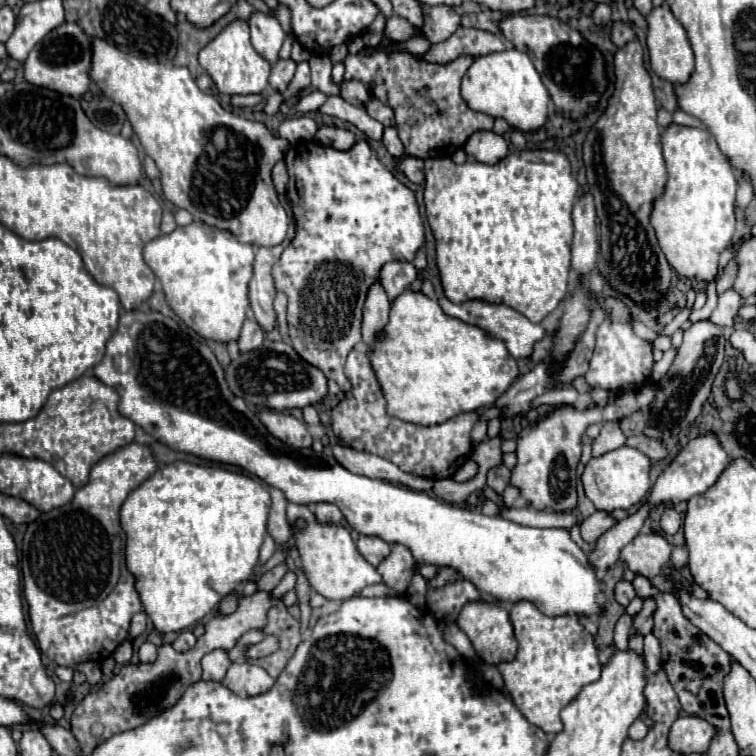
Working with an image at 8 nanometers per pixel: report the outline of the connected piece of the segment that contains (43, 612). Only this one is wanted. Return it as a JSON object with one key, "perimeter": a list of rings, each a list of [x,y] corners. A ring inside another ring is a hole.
{"perimeter":[[[130,443],[118,449],[116,453],[106,455],[100,463],[96,463],[90,471],[90,481],[74,493],[70,503],[58,509],[52,509],[48,513],[42,513],[36,521],[28,525],[24,533],[22,563],[20,563],[22,573],[24,573],[24,597],[30,605],[30,621],[32,621],[32,629],[36,633],[38,645],[42,653],[56,665],[74,669],[78,663],[84,663],[90,659],[104,661],[126,639],[130,617],[140,609],[140,599],[134,589],[134,577],[128,573],[125,565],[121,568],[120,576],[120,545],[122,545],[120,531],[122,527],[102,525],[102,521],[120,521],[118,513],[120,513],[124,499],[134,489],[138,489],[154,471],[156,471],[156,463],[154,463],[150,447]]]}

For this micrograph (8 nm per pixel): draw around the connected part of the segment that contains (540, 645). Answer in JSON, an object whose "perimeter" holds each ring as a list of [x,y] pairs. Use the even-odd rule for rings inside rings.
{"perimeter":[[[530,601],[514,603],[510,621],[518,641],[518,653],[512,663],[498,665],[504,685],[514,705],[530,723],[540,727],[544,733],[556,735],[562,731],[562,707],[566,707],[584,685],[600,677],[594,639],[578,617],[546,617]]]}

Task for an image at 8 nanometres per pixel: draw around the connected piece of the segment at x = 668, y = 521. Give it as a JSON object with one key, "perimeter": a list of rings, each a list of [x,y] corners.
{"perimeter":[[[666,507],[660,519],[660,527],[664,533],[676,533],[682,527],[682,515],[674,507]]]}

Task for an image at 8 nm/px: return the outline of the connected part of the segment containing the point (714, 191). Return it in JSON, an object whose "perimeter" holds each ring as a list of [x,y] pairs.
{"perimeter":[[[670,125],[662,133],[662,151],[668,169],[668,183],[664,197],[654,201],[652,211],[652,227],[656,231],[662,253],[666,255],[670,267],[688,279],[706,279],[708,283],[716,283],[720,255],[726,247],[732,245],[734,229],[736,229],[736,169],[728,161],[728,157],[718,149],[716,139],[706,129],[680,127]]]}

